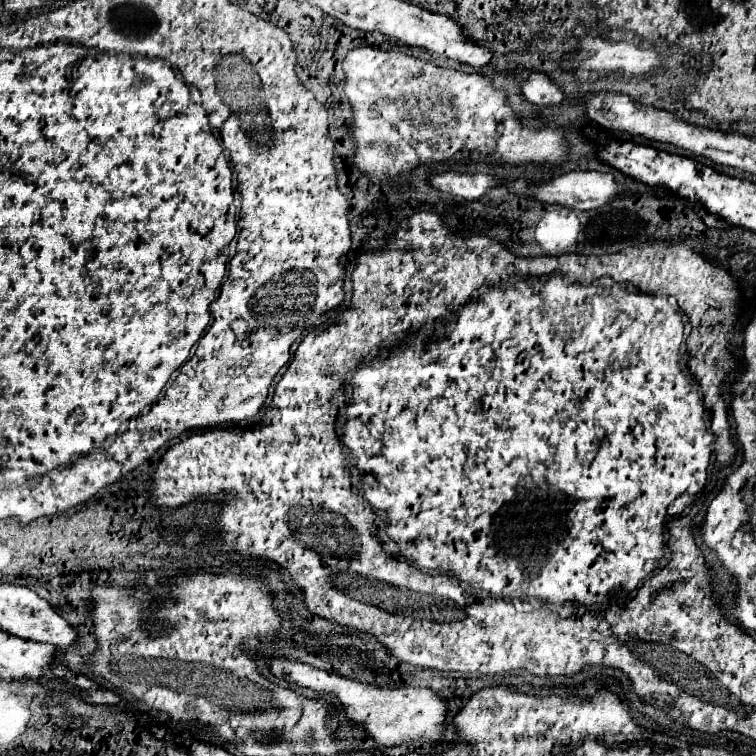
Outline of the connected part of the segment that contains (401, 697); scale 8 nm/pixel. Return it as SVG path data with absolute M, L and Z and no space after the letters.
M272 659L272 673L276 677L286 677L288 681L294 681L298 687L310 687L316 691L334 693L336 701L346 709L346 717L358 725L364 725L366 733L372 735L384 747L406 745L418 739L436 743L442 737L442 721L446 715L446 705L432 689L420 689L420 687L380 689L374 685L364 685L360 681L352 681L286 659Z

